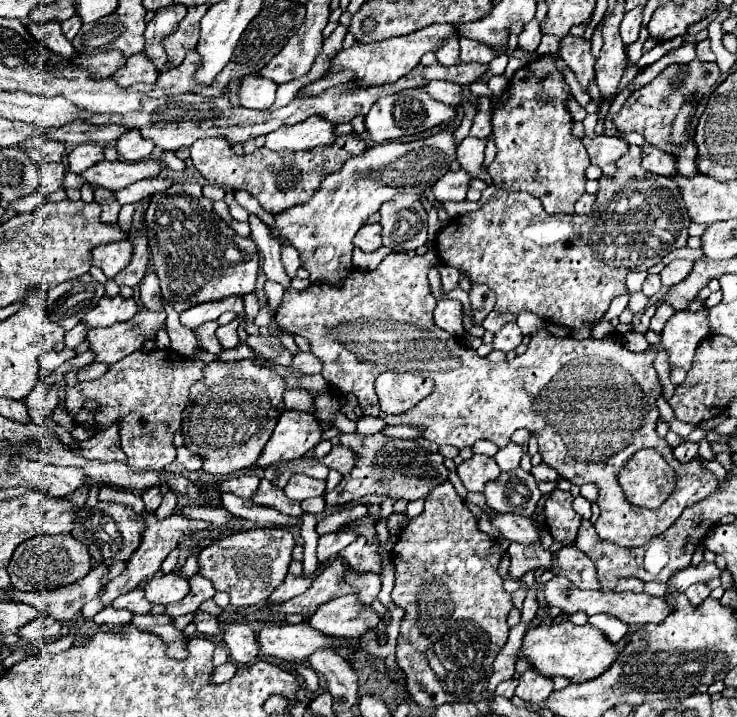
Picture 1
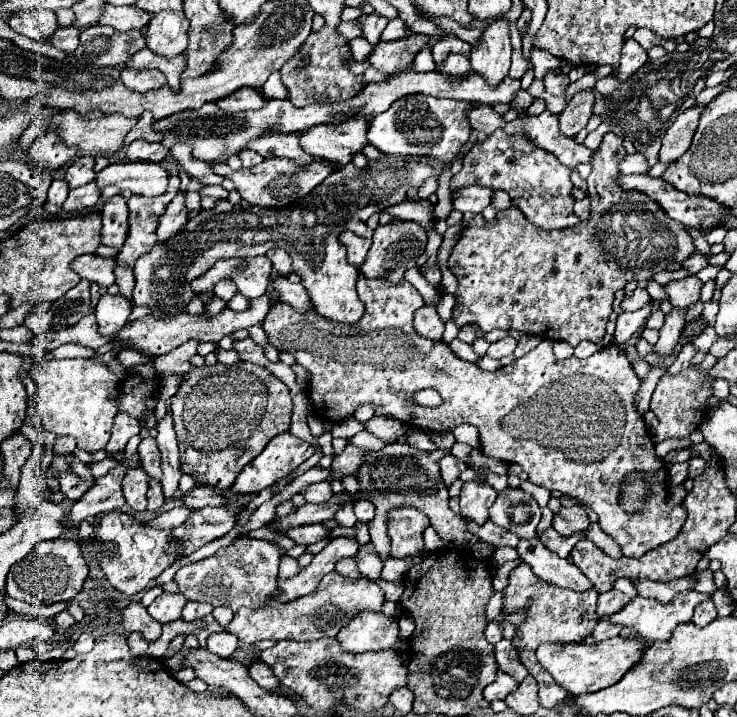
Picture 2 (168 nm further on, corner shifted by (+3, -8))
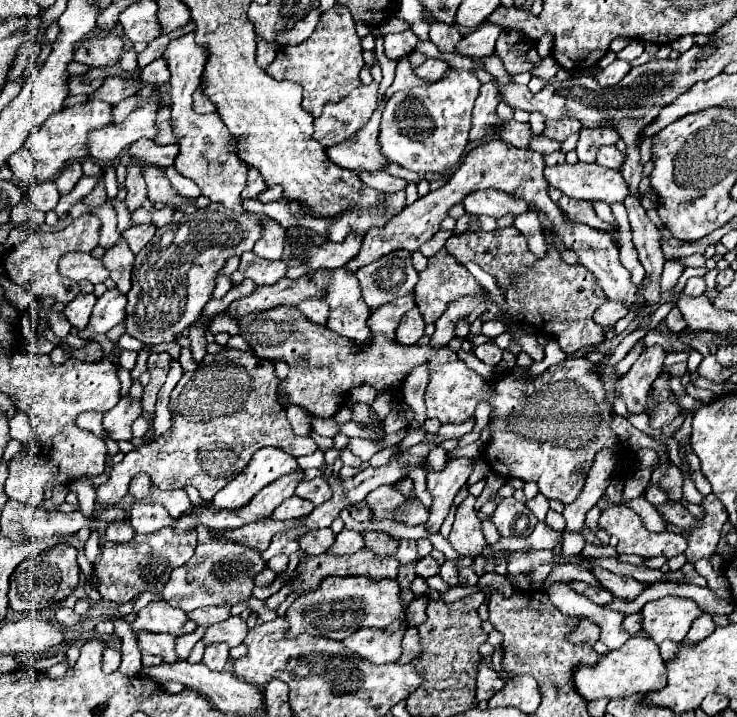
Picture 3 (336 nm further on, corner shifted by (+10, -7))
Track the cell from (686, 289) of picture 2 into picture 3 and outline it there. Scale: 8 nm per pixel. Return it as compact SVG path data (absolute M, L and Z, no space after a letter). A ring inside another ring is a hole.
M690 278L686 282L686 288L684 288L684 294L686 296L702 296L706 292L706 284L704 284L704 278Z

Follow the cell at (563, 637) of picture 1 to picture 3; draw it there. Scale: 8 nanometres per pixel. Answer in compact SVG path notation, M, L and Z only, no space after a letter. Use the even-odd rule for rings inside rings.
M630 636L630 640L618 648L608 650L600 656L594 666L576 666L572 672L572 682L576 692L584 700L598 700L598 698L626 698L638 692L652 692L666 686L666 666L658 652L658 646L650 638Z

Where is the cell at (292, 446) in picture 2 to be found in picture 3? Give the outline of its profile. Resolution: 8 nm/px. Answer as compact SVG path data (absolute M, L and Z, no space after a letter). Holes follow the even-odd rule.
M274 446L260 448L254 452L248 466L238 474L230 484L226 484L212 500L214 508L238 508L250 502L250 498L262 490L266 484L278 480L284 474L292 474L296 470L296 458L286 454L284 450L278 450Z

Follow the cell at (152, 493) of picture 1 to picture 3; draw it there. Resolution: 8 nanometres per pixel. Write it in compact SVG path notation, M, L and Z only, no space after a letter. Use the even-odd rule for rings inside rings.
M136 474L130 484L130 494L136 500L146 500L152 494L152 480L148 474Z

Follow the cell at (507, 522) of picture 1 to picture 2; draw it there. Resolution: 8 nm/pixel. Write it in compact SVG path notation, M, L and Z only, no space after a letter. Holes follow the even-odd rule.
M537 537L531 541L521 539L517 545L517 553L531 567L531 571L547 583L553 583L553 585L565 587L565 589L573 589L573 591L593 589L589 579L573 563L569 563L567 559L561 559L555 553L551 553L549 549L545 549L545 545Z

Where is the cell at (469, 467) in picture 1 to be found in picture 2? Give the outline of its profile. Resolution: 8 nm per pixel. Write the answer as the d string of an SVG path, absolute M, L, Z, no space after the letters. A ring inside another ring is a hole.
M471 481L463 485L459 499L461 499L461 517L477 525L483 525L489 519L489 507L493 505L493 499L497 499L497 493L487 483Z

